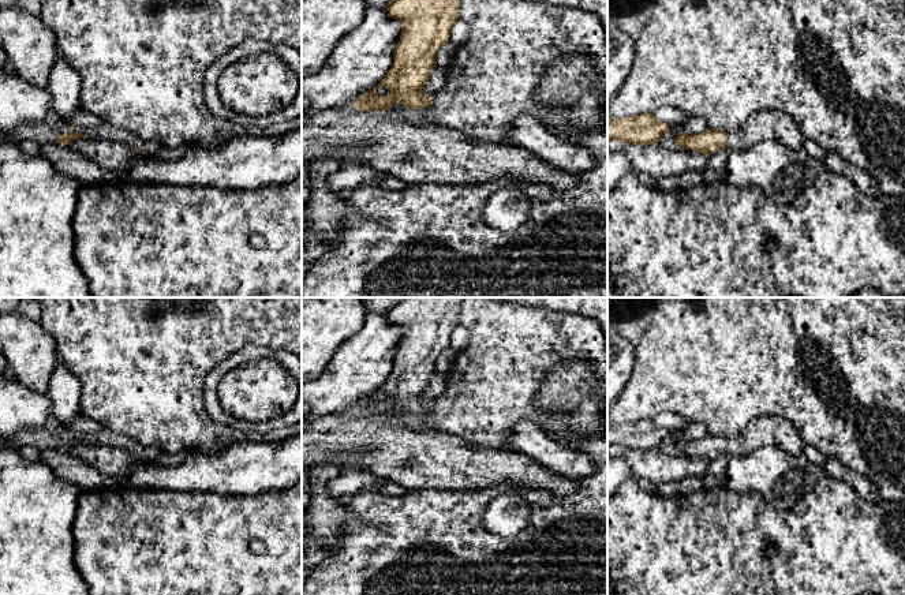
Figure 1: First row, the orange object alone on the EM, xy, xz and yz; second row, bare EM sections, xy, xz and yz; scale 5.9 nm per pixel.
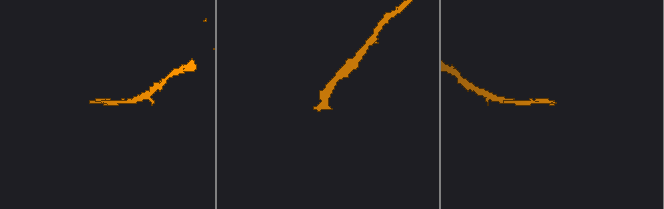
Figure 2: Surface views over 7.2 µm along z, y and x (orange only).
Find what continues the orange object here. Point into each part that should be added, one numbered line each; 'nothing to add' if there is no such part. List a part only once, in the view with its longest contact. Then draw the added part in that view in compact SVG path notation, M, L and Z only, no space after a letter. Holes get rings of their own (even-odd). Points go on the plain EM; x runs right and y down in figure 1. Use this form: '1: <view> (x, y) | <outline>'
1: xy (48, 437) | M52 424L37 431L23 431L23 433L11 435L5 439L10 445L18 449L22 448L23 445L31 445L42 450L42 449L53 449L59 442L64 439L71 439L72 437L78 437L79 439L85 439L87 442L94 441L97 438L98 442L101 444L120 446L128 450L131 454L141 456L147 460L152 460L161 453L156 448L138 445L135 441L130 439L127 435L113 433L108 429L104 429L97 435L85 434L85 433L72 434L71 430L66 430L66 429L56 427Z

